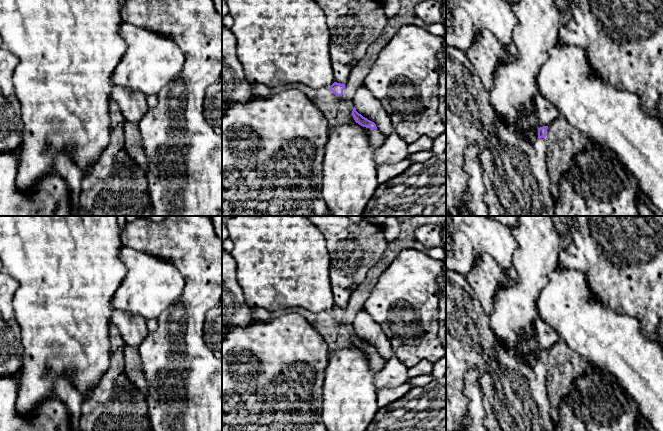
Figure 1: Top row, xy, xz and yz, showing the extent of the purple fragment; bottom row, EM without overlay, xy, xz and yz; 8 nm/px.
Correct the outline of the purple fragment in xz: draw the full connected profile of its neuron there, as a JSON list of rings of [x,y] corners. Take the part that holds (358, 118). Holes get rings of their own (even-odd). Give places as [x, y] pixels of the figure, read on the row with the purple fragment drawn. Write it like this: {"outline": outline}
{"outline": [[[355,107],[353,108],[352,115],[353,115],[355,122],[358,123],[359,125],[366,127],[366,128],[370,128],[370,129],[377,129],[376,124],[368,120],[367,118],[363,117],[361,114],[359,114],[356,111]]]}

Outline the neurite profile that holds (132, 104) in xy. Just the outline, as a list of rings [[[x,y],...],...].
[[[114,86],[111,99],[118,105],[126,122],[139,124],[149,109],[146,95],[138,91],[130,91],[121,86]]]

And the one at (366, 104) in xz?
[[[364,85],[357,88],[353,105],[359,114],[376,124],[381,134],[386,138],[390,135],[392,130],[390,116],[383,109],[380,101]]]

